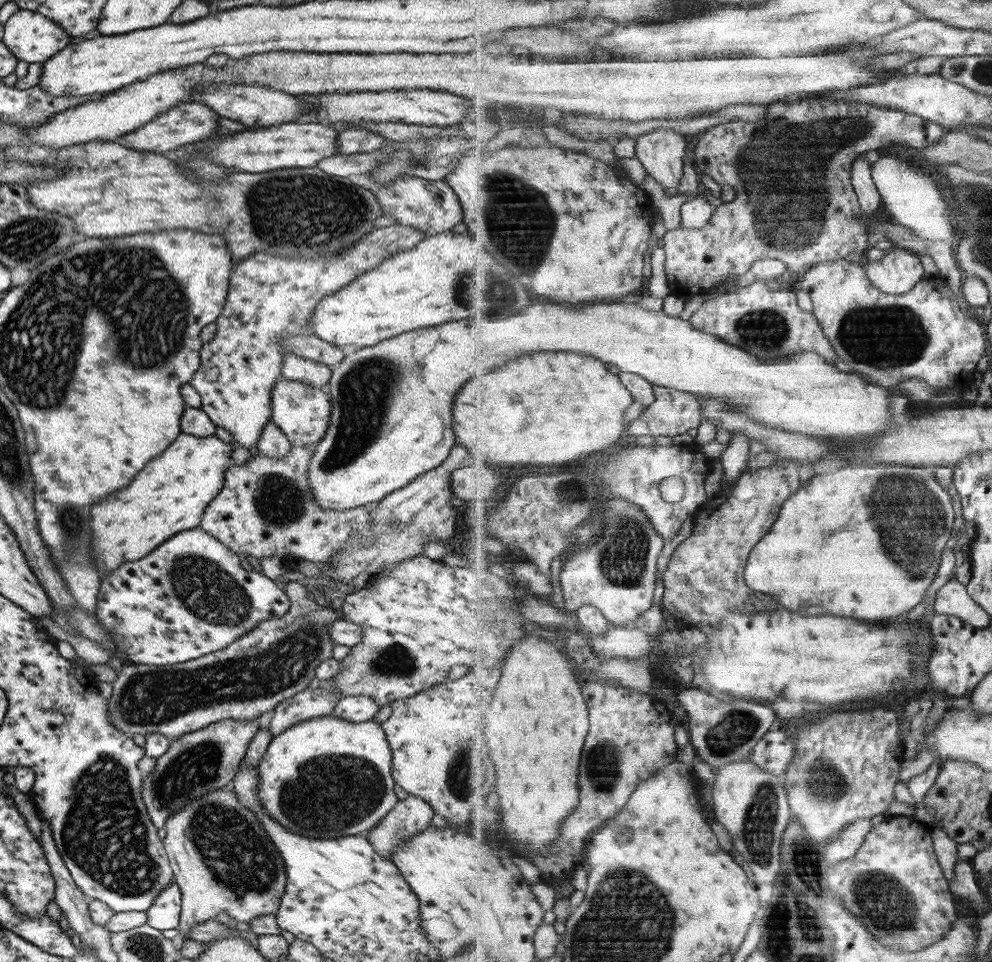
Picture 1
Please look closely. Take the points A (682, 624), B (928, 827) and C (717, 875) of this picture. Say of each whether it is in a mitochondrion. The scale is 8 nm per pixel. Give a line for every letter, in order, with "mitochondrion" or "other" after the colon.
A: other
B: other
C: other

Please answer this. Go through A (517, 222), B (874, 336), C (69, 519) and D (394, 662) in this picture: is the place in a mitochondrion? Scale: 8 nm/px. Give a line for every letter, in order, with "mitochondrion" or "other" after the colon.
A: mitochondrion
B: mitochondrion
C: mitochondrion
D: mitochondrion

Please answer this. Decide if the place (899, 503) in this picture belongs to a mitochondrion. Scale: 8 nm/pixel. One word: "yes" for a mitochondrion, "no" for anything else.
yes

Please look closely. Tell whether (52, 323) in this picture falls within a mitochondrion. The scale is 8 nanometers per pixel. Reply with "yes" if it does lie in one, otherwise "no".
yes

